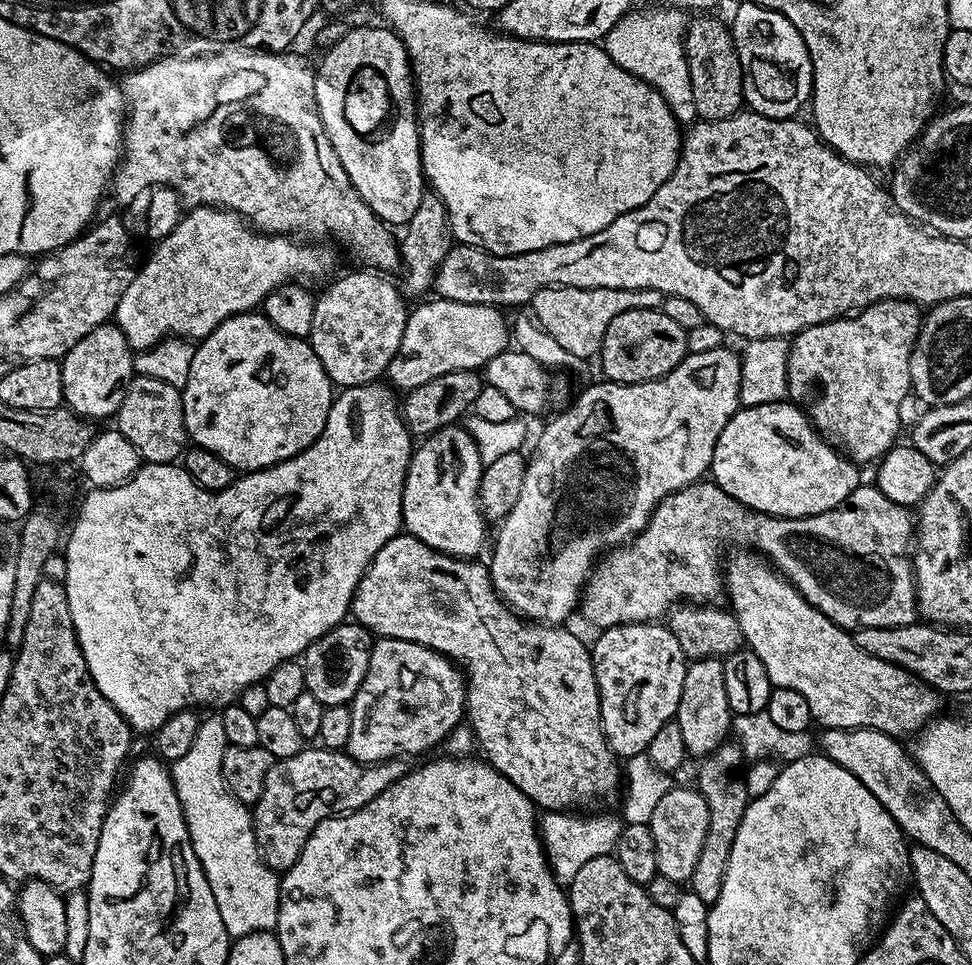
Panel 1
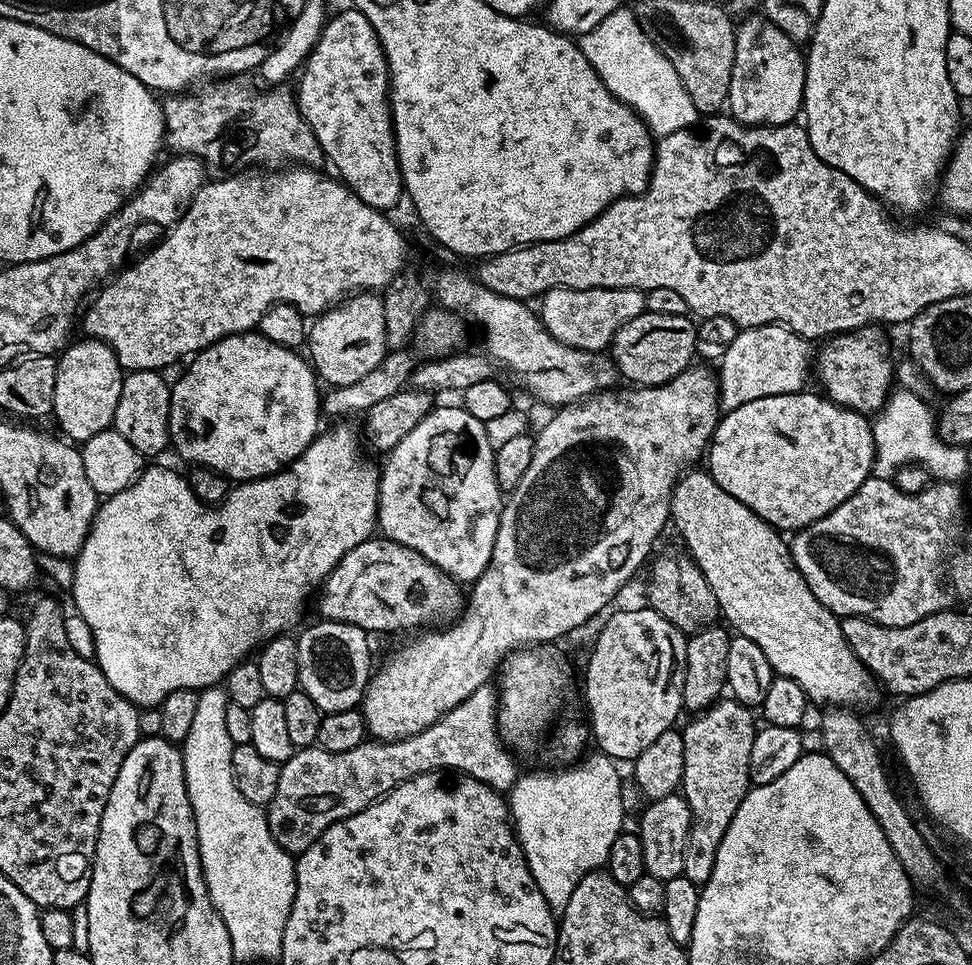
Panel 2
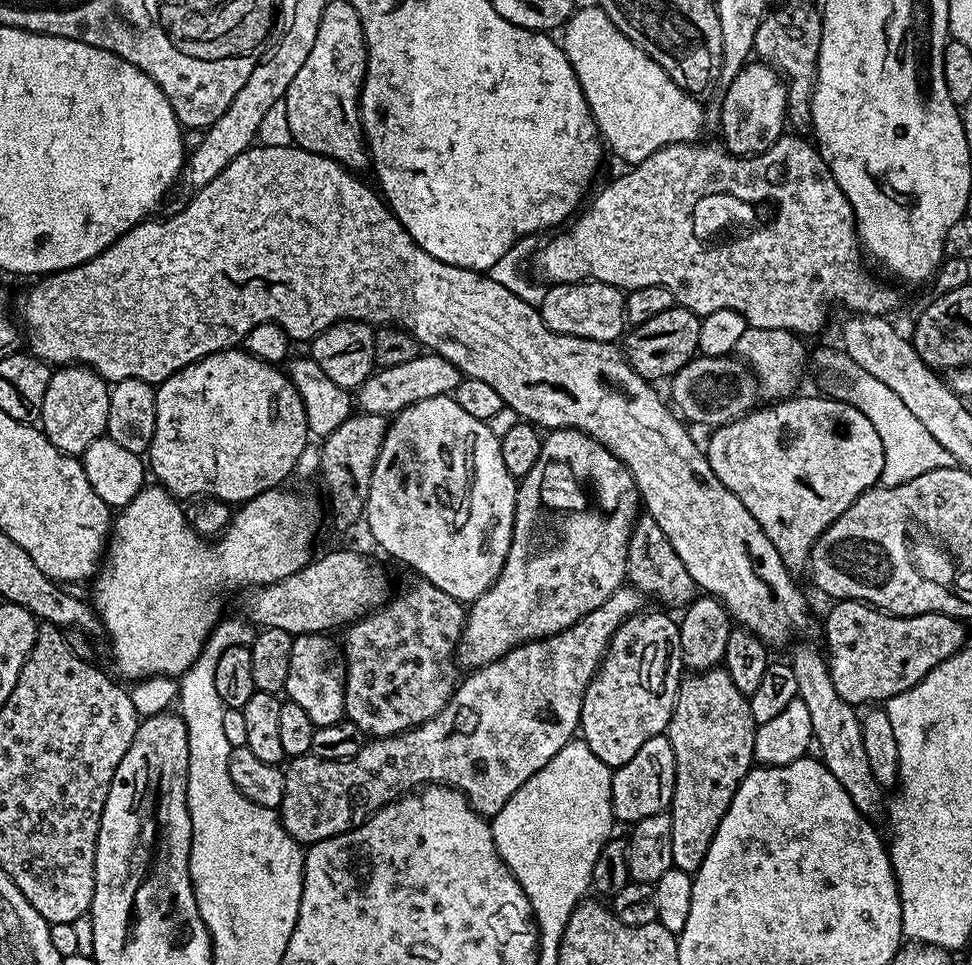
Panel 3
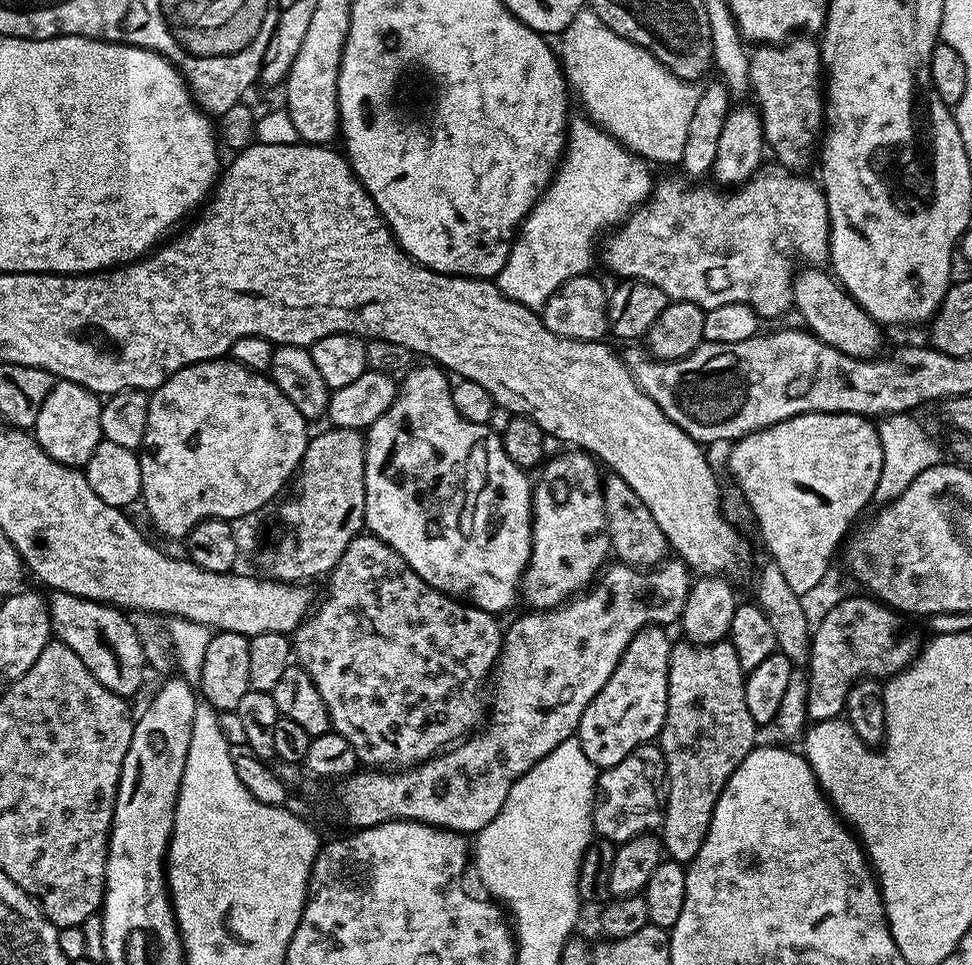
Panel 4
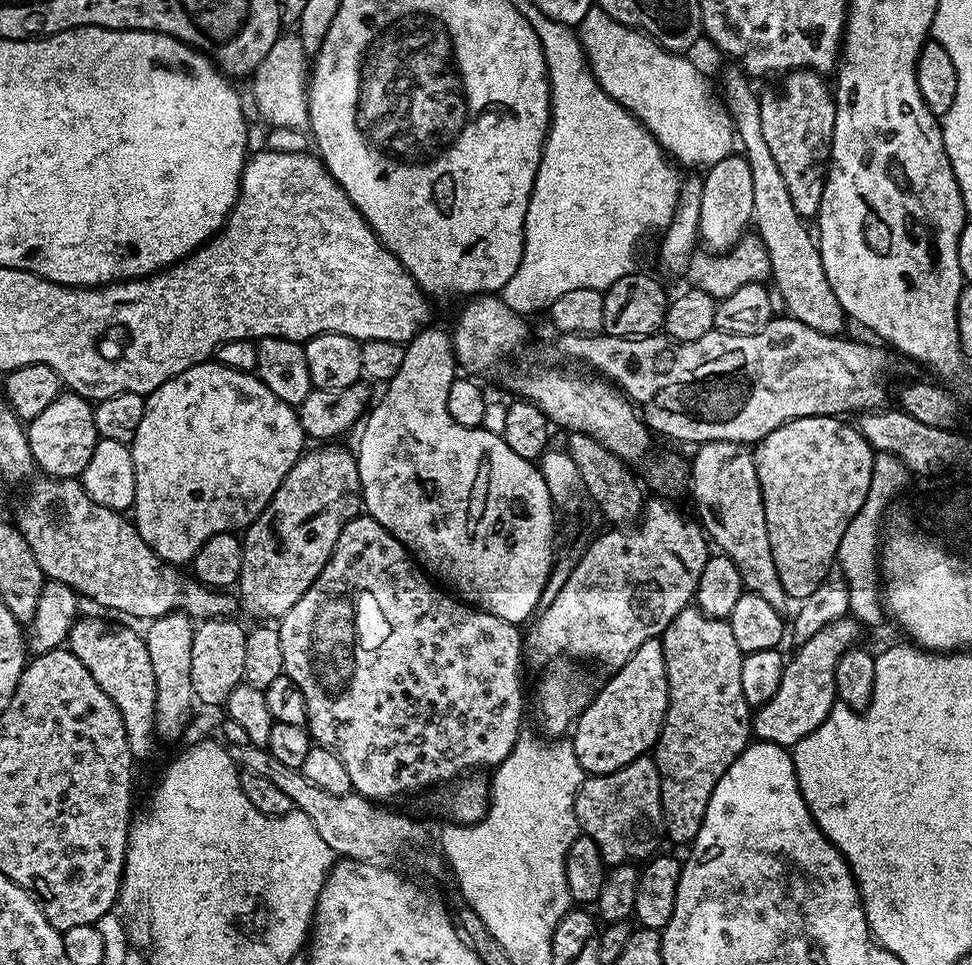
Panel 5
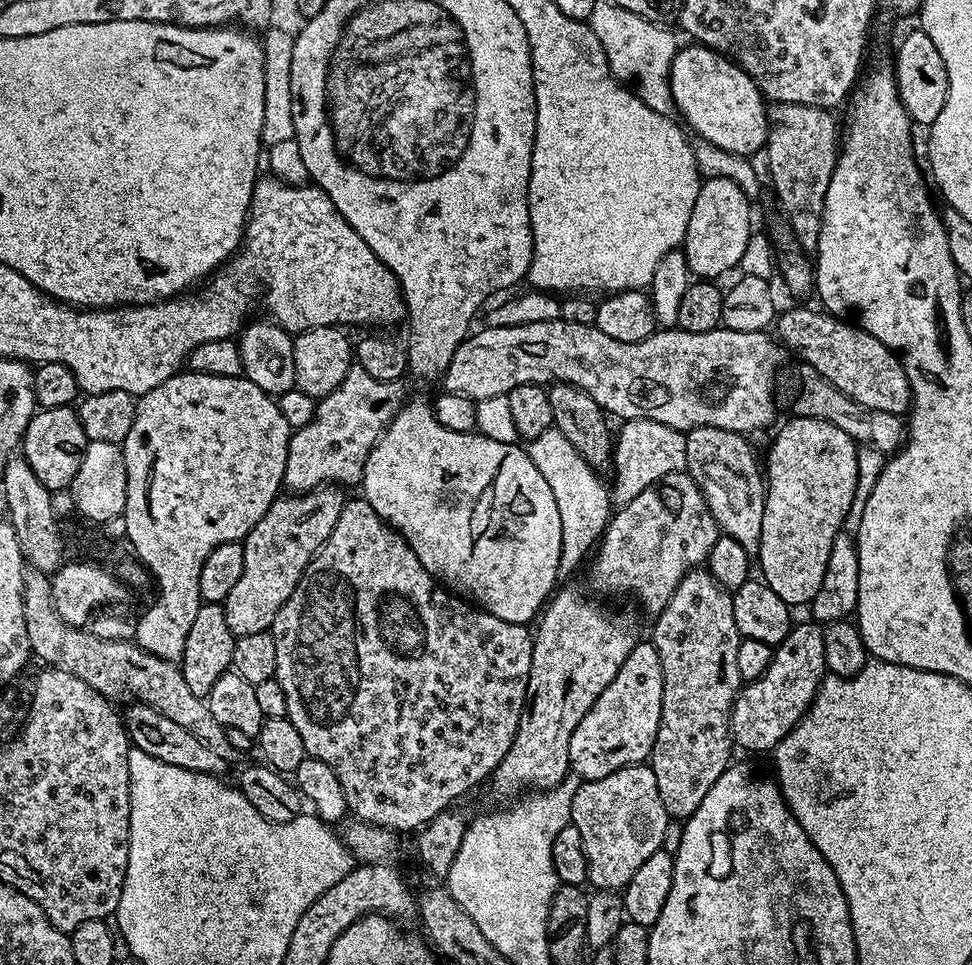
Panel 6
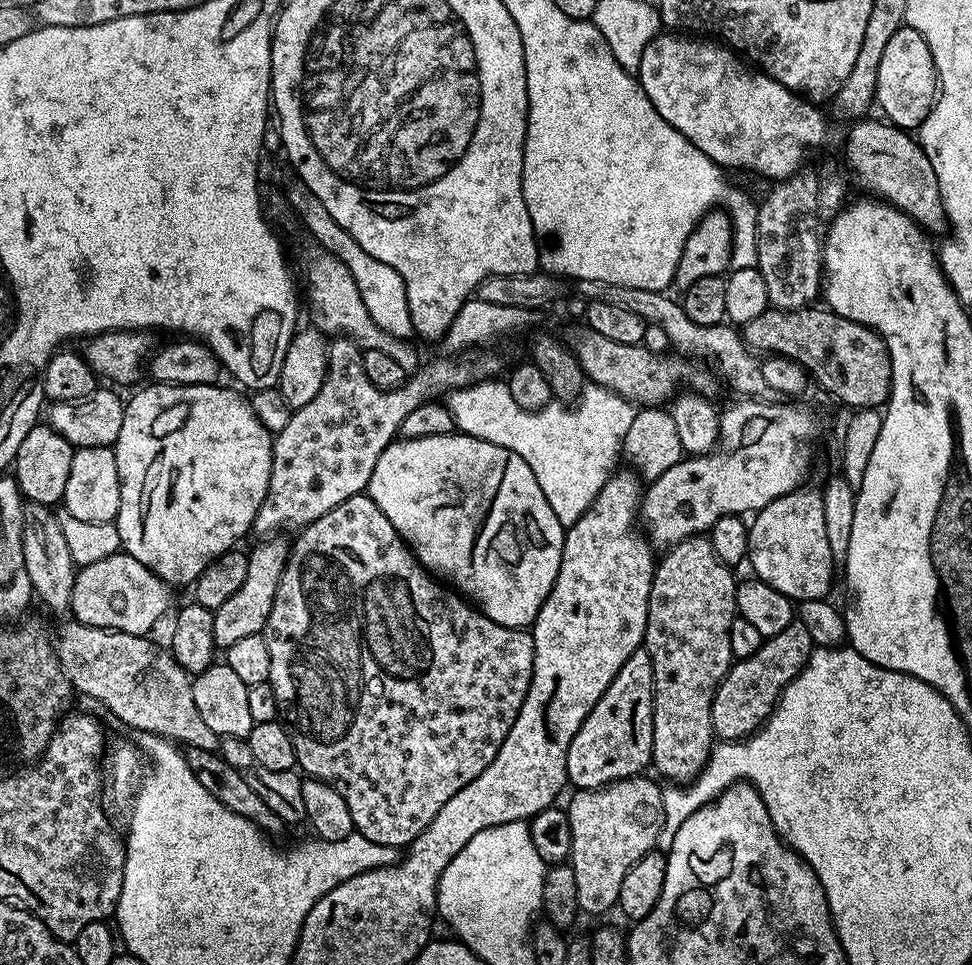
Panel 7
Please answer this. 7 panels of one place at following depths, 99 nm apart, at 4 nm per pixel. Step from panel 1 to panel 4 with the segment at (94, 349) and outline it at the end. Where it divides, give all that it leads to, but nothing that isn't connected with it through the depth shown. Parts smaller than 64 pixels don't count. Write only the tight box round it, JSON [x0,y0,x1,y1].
[34,379,102,469]

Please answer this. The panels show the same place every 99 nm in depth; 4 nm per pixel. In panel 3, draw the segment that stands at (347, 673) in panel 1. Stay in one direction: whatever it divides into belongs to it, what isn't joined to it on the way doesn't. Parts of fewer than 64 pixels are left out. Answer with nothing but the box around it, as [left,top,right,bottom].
[283,632,346,728]

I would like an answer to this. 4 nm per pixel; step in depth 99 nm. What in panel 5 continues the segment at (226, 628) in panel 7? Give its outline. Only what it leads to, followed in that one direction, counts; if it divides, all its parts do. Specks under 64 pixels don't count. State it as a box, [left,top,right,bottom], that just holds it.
[238,446,362,621]

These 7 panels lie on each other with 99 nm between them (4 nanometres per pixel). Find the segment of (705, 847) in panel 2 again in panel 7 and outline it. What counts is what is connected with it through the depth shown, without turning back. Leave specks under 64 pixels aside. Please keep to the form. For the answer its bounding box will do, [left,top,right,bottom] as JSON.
[643,535,737,786]

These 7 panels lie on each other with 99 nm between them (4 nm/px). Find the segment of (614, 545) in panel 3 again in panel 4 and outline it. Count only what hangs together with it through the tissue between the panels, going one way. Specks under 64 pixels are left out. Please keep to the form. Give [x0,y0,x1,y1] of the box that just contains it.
[519,450,613,610]

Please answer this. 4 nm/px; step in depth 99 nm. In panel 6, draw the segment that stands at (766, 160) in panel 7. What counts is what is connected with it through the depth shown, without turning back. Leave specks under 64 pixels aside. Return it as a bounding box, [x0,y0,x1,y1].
[668,42,770,157]

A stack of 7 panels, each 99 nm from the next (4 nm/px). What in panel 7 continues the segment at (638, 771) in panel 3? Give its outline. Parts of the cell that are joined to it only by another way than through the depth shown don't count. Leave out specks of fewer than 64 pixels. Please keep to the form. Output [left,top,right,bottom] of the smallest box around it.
[566,774,664,913]

